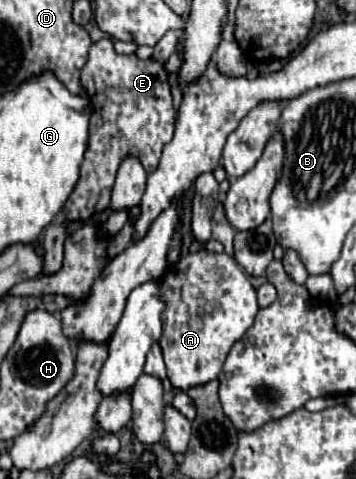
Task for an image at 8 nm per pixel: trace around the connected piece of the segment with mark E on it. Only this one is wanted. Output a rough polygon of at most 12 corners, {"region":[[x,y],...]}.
{"region":[[91,45],[81,71],[93,113],[65,221],[111,203],[123,159],[147,173],[173,137],[157,59]]}

